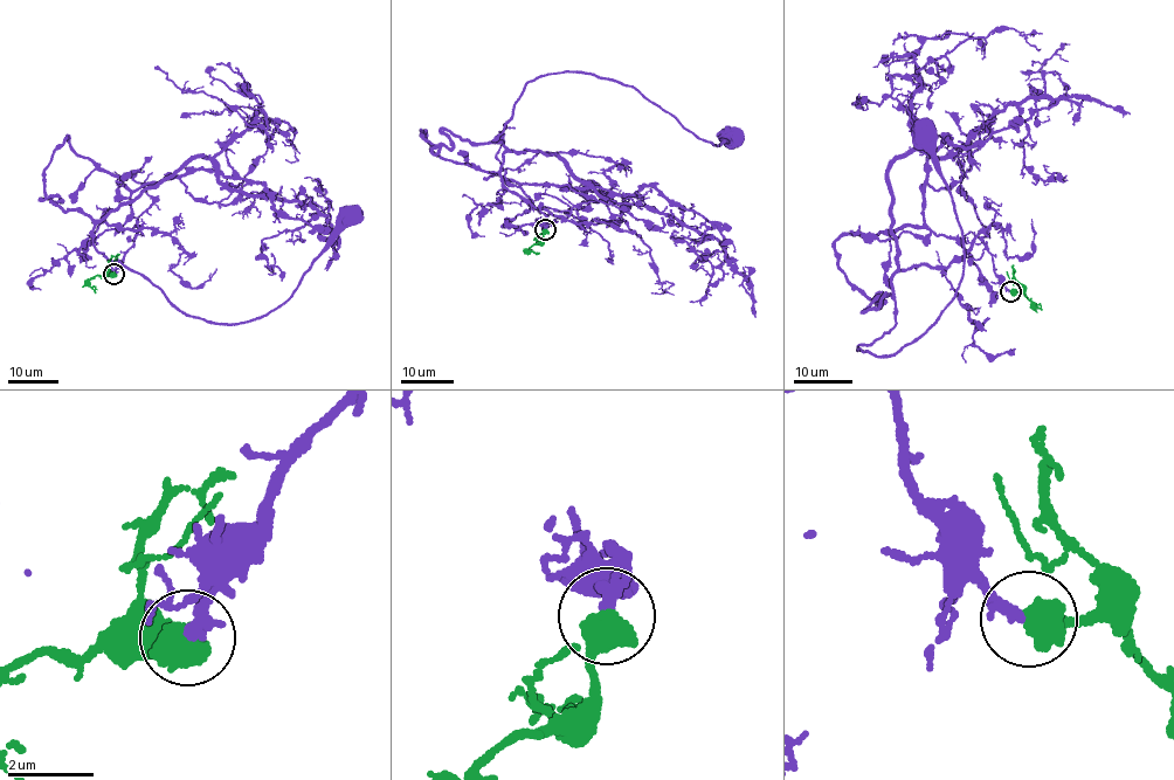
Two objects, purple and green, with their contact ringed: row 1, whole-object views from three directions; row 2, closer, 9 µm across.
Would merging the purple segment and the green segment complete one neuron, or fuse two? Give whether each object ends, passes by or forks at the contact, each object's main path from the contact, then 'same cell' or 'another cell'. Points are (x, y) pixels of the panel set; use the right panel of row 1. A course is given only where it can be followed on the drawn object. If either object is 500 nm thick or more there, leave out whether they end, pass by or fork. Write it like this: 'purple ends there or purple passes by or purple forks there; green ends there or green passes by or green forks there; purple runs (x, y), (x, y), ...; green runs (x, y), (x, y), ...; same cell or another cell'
purple runs (1010, 291), (975, 237), (947, 267), (893, 275), (896, 326), (857, 349), (895, 354), (965, 268), (925, 131); green runs (1010, 291), (1021, 291), (1036, 308), (1041, 305); same cell

